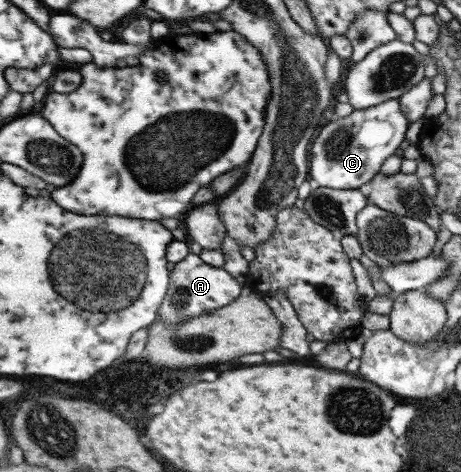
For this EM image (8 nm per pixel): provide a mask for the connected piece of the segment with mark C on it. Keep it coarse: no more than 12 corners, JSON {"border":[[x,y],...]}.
{"border":[[398,98],[322,127],[308,179],[362,190],[408,126]]}

